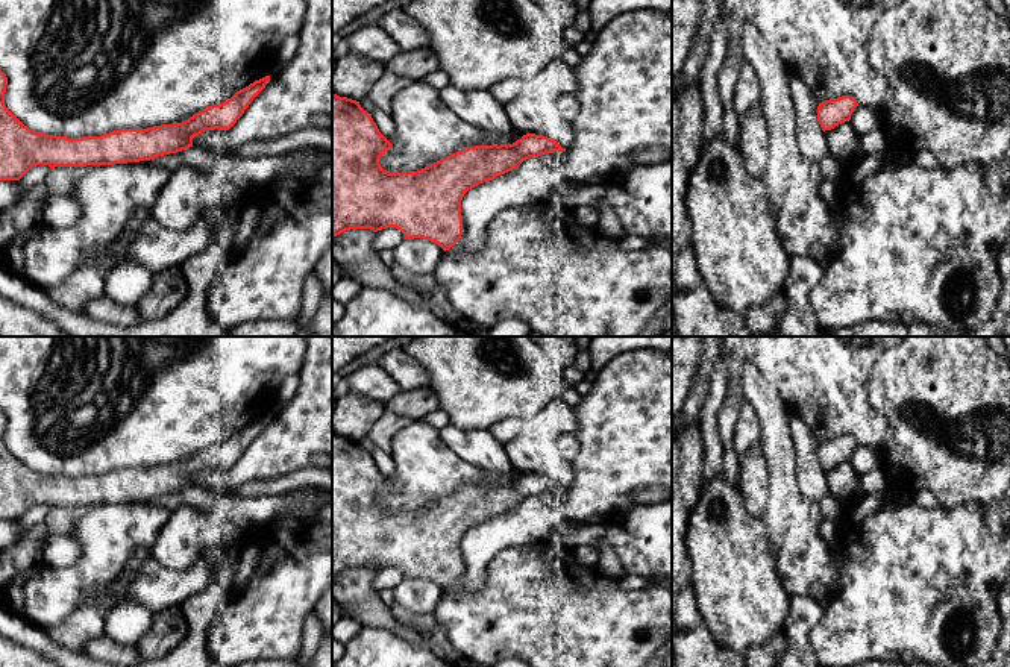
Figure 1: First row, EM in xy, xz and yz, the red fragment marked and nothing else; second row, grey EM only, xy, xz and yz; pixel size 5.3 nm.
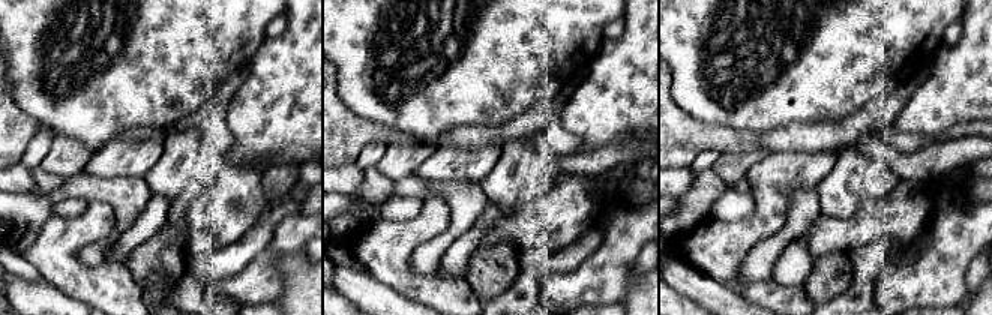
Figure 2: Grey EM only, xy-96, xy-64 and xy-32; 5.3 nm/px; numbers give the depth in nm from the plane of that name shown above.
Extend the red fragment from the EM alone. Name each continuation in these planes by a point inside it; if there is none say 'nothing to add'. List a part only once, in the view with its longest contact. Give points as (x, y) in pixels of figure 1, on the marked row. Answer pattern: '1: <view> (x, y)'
nothing to add

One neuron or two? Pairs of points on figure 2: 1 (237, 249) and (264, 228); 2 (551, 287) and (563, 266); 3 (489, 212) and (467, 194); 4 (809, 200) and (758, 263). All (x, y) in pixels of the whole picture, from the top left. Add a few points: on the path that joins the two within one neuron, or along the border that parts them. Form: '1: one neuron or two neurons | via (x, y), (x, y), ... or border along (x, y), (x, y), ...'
1: one neuron | via (243, 249), (258, 234)
2: two neurons | border along (589, 255), (571, 270), (545, 272), (541, 276)
3: two neurons | border along (486, 204), (482, 215), (462, 234)
4: one neuron | via (800, 215), (796, 225), (773, 248)

